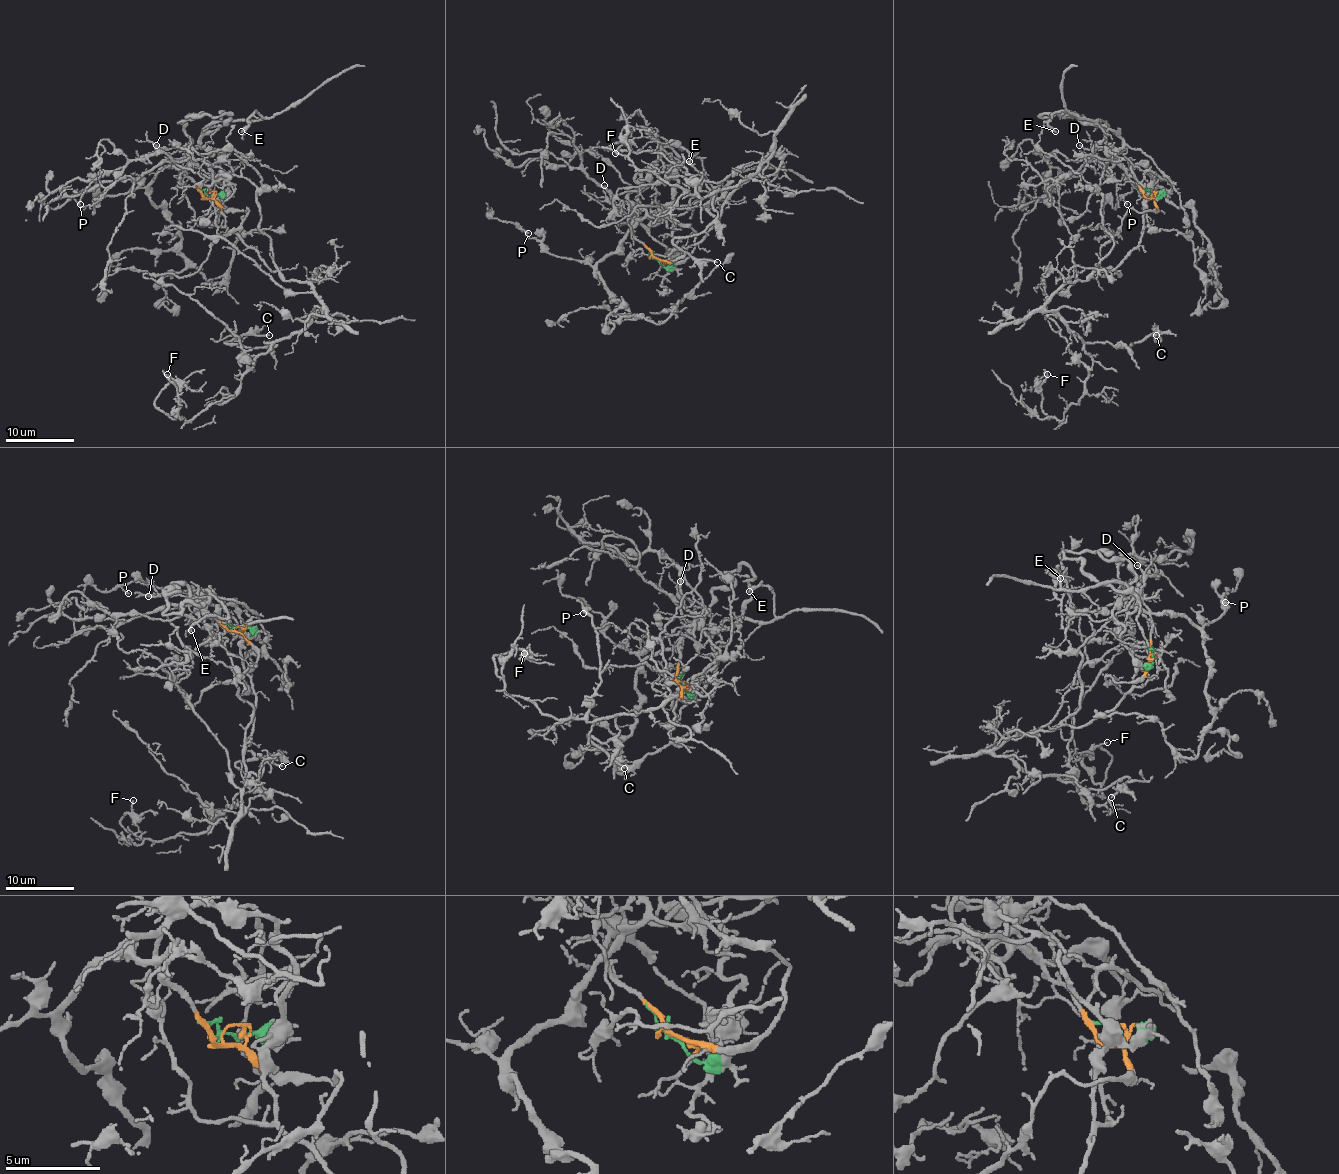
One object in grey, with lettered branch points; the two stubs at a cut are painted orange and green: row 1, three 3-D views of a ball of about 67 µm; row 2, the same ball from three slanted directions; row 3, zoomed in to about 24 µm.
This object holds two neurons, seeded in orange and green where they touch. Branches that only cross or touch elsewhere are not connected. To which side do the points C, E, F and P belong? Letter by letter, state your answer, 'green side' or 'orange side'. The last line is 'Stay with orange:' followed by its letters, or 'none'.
C: green side
E: orange side
F: green side
P: orange side
Stay with orange: E, P

